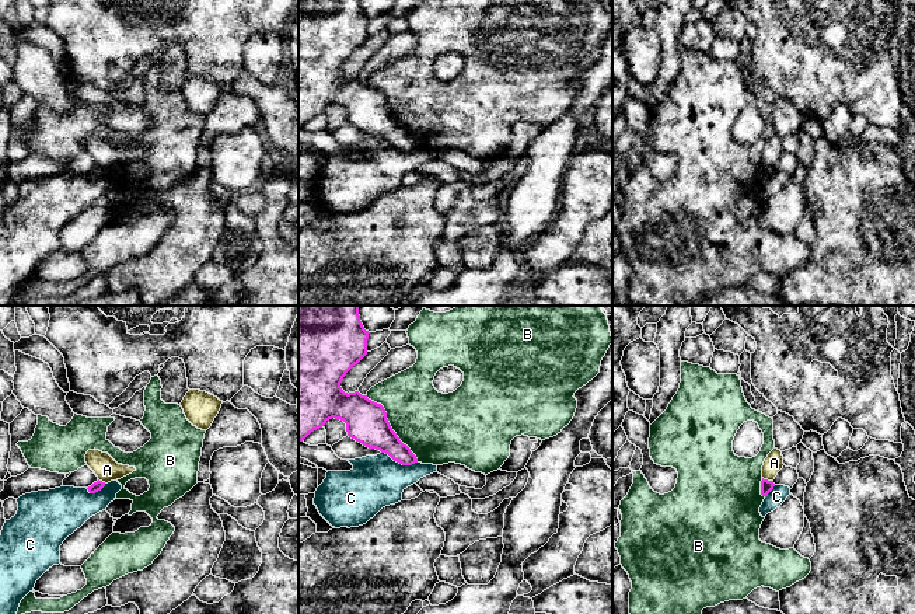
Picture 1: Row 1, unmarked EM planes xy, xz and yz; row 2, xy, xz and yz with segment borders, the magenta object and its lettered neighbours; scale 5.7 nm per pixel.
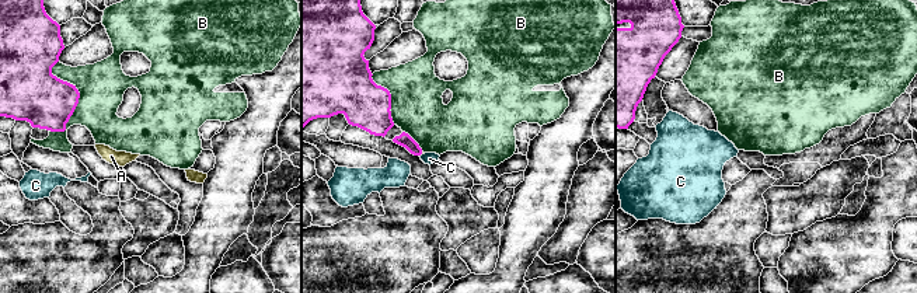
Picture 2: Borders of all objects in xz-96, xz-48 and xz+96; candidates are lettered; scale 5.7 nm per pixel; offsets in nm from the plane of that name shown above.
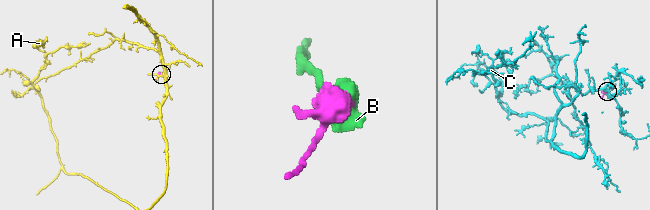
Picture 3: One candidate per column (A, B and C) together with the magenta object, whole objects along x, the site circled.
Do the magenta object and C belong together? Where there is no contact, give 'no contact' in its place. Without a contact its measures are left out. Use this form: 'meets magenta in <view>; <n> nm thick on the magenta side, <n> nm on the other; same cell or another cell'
meets magenta in xz; 200 nm thick on the magenta side, 300 nm on the other; another cell

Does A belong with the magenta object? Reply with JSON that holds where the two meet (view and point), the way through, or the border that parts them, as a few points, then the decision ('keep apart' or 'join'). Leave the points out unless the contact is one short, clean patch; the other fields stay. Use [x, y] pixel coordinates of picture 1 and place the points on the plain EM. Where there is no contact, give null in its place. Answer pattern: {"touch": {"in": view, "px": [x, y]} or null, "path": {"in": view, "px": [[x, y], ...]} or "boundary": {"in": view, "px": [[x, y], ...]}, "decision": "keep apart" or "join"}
{"touch": {"in": "yz", "px": [767, 166]}, "boundary": {"in": "yz", "px": [[762, 163], [772, 167]]}, "decision": "keep apart"}

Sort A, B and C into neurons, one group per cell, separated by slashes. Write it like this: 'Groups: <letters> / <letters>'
Groups: A / B / C

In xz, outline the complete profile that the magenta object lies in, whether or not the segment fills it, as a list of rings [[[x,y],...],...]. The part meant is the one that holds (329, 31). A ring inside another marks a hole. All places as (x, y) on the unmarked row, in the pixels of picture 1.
[[[298,0],[298,128],[303,128],[311,118],[335,104],[346,109],[349,123],[369,135],[388,140],[402,151],[412,151],[418,149],[418,144],[392,116],[384,93],[369,86],[367,81],[362,81],[359,77],[348,80],[340,73],[346,59],[367,41],[369,20],[359,0]]]

